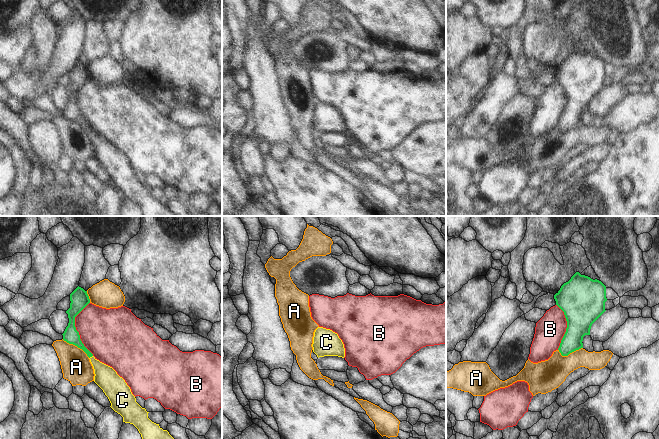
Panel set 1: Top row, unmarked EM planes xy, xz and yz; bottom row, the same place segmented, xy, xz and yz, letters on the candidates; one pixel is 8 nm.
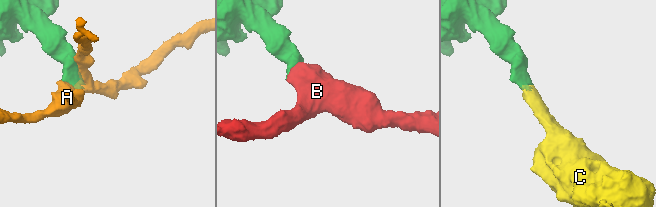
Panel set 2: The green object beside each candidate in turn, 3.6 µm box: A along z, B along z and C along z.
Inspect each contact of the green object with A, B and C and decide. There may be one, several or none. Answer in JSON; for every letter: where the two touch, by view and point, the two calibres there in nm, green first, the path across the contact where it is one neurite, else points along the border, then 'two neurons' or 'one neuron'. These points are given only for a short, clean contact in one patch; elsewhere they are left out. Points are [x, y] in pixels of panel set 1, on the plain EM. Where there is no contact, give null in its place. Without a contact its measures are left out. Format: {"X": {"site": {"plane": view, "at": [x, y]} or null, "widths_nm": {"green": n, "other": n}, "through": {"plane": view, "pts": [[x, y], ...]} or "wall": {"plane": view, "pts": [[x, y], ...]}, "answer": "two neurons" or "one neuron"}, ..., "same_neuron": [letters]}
{"A": {"site": {"plane": "xy", "at": [76, 121]}, "widths_nm": {"green": 120, "other": 240}, "answer": "two neurons"}, "B": {"site": {"plane": "xy", "at": [75, 105]}, "widths_nm": {"green": 150, "other": 380}, "answer": "two neurons"}, "C": {"site": {"plane": "xy", "at": [90, 132]}, "widths_nm": {"green": 120, "other": 180}, "through": {"plane": "xy", "pts": [[71, 111], [90, 132], [106, 153]]}, "answer": "one neuron"}, "same_neuron": ["C"]}

